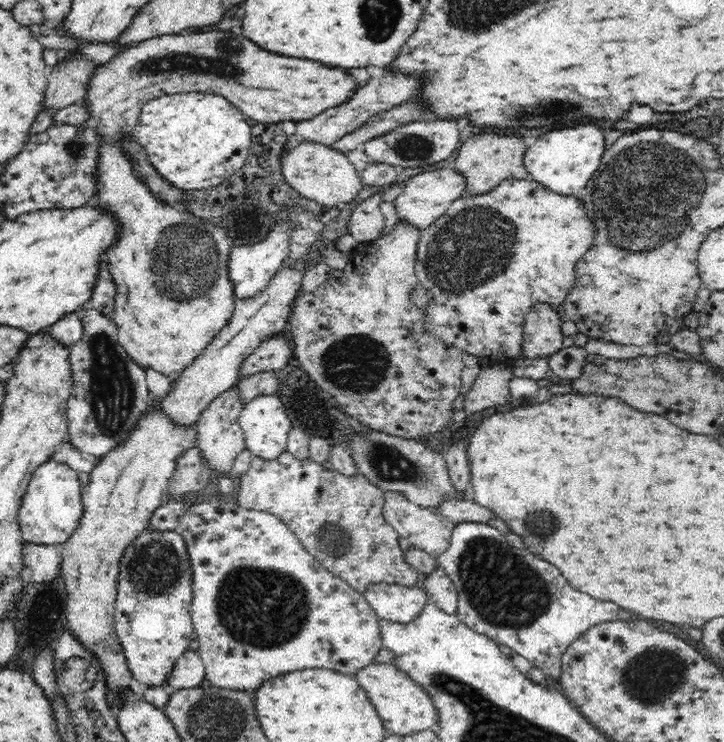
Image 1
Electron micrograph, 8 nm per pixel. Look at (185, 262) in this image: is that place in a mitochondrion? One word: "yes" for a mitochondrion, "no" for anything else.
yes

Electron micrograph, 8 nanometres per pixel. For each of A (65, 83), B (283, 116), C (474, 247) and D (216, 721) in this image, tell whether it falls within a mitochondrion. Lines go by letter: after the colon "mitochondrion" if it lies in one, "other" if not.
A: other
B: other
C: mitochondrion
D: mitochondrion

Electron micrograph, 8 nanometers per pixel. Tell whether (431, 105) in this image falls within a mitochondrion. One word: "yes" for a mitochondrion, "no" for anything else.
no

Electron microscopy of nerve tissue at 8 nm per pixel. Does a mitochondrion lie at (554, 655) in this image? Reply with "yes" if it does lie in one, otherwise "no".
no

